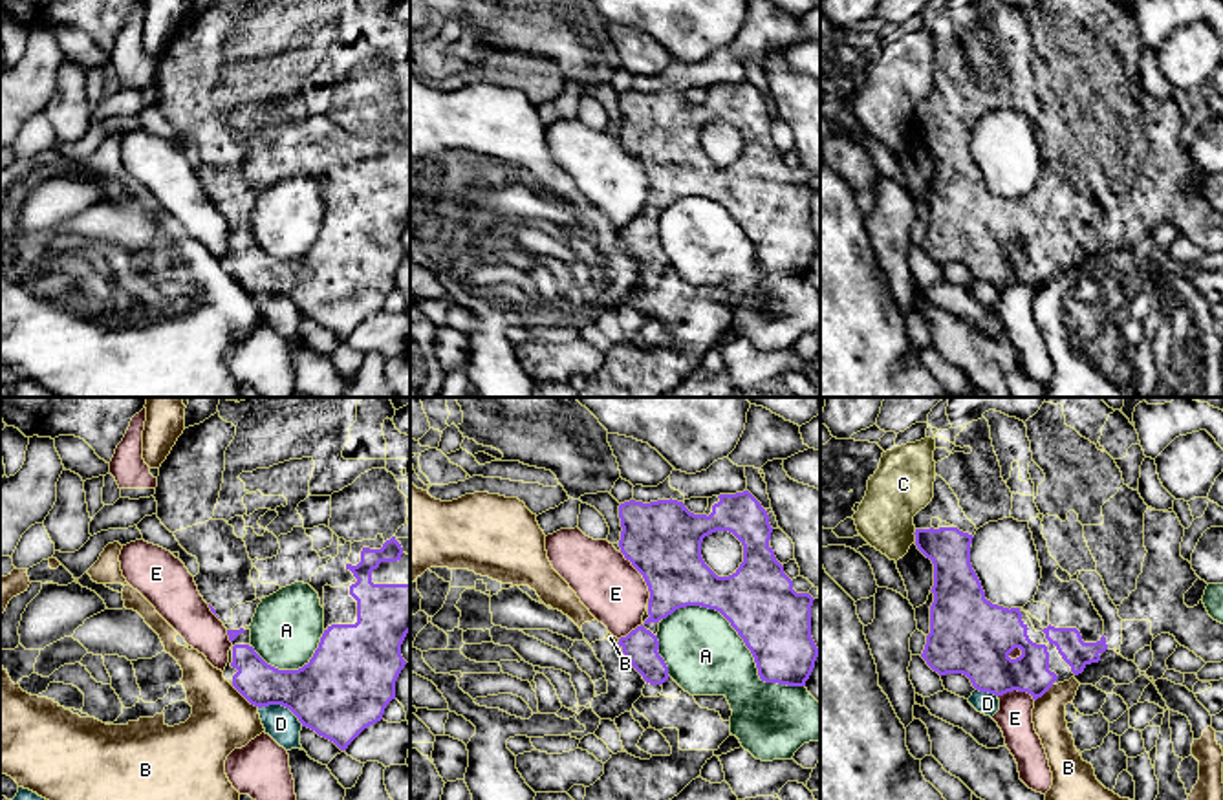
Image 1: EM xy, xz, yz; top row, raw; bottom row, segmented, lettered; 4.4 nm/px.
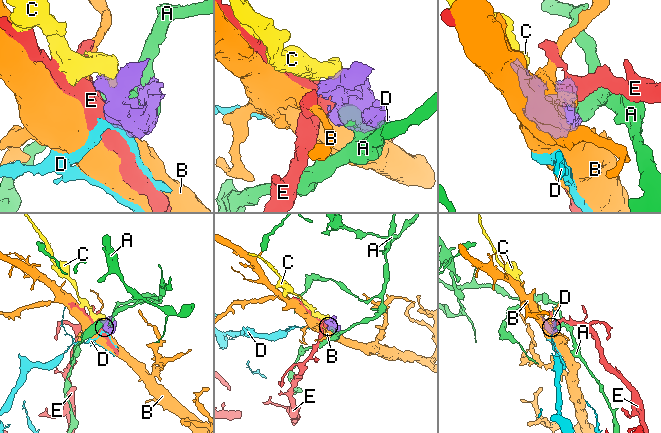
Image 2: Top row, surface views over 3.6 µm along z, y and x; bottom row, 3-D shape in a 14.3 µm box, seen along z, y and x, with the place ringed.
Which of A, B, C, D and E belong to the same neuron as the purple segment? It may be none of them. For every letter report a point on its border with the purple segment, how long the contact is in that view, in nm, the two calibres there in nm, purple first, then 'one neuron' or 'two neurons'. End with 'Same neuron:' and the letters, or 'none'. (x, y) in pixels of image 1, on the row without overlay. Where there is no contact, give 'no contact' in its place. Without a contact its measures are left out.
A: xz (742, 227) | 700 nm | 320/340 nm | two neurons
B: xy (246, 288) | 160 nm | 190/280 nm | two neurons
C: yz (914, 123) | 60 nm | 190/260 nm | two neurons
D: xy (282, 295) | 220 nm | 380/150 nm | two neurons
E: xz (643, 167) | 260 nm | 340/280 nm | two neurons
Same neuron: none

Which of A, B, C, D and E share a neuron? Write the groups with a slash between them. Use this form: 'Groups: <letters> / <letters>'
Groups: A / B / C / D / E

